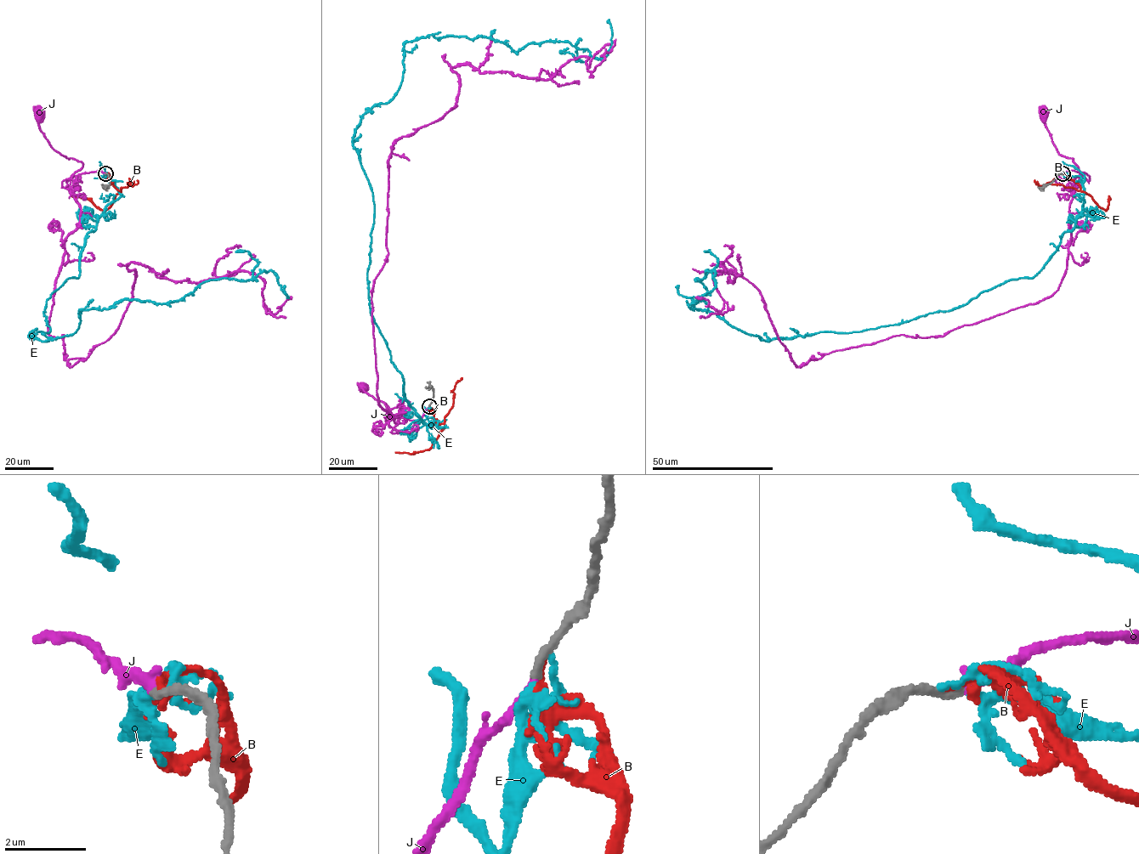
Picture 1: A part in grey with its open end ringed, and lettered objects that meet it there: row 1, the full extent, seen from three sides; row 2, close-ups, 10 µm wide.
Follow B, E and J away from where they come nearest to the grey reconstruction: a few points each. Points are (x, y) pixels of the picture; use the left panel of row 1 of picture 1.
B: (105, 173), (121, 191), (104, 210), (99, 209), (87, 199), (71, 195)
E: (106, 173), (120, 196), (31, 337), (220, 278), (270, 270), (284, 285)
J: (104, 173), (101, 171), (79, 173), (68, 180), (82, 163), (63, 156), (53, 148), (38, 126), (39, 114)

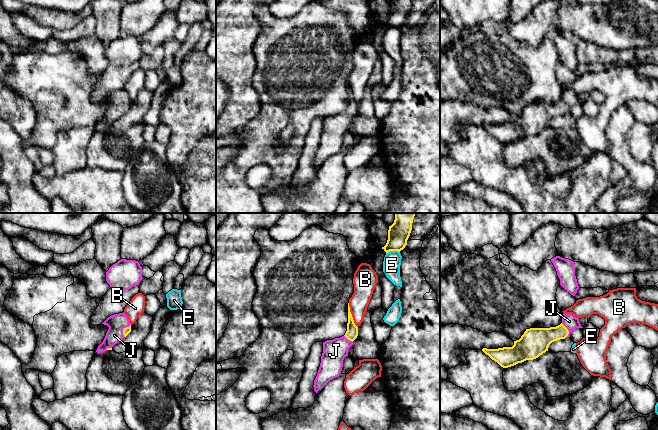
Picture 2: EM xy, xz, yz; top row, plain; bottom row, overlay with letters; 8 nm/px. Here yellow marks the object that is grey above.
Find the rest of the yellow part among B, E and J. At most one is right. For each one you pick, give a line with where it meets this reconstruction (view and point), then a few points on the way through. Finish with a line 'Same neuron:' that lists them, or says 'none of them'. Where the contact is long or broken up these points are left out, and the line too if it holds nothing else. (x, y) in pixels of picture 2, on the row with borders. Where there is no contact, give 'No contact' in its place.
J: Touches yellow at xy (123, 329). Path across: xy (127, 330), (123, 329), (117, 322)
Same neuron: J

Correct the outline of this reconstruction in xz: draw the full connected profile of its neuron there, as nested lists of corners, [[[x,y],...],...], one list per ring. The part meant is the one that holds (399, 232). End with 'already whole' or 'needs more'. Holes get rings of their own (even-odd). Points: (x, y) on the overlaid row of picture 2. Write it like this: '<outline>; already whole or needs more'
[[[395,213],[394,223],[389,226],[388,240],[382,249],[400,252],[407,245],[407,240],[412,230],[412,223],[416,213]]]; already whole

